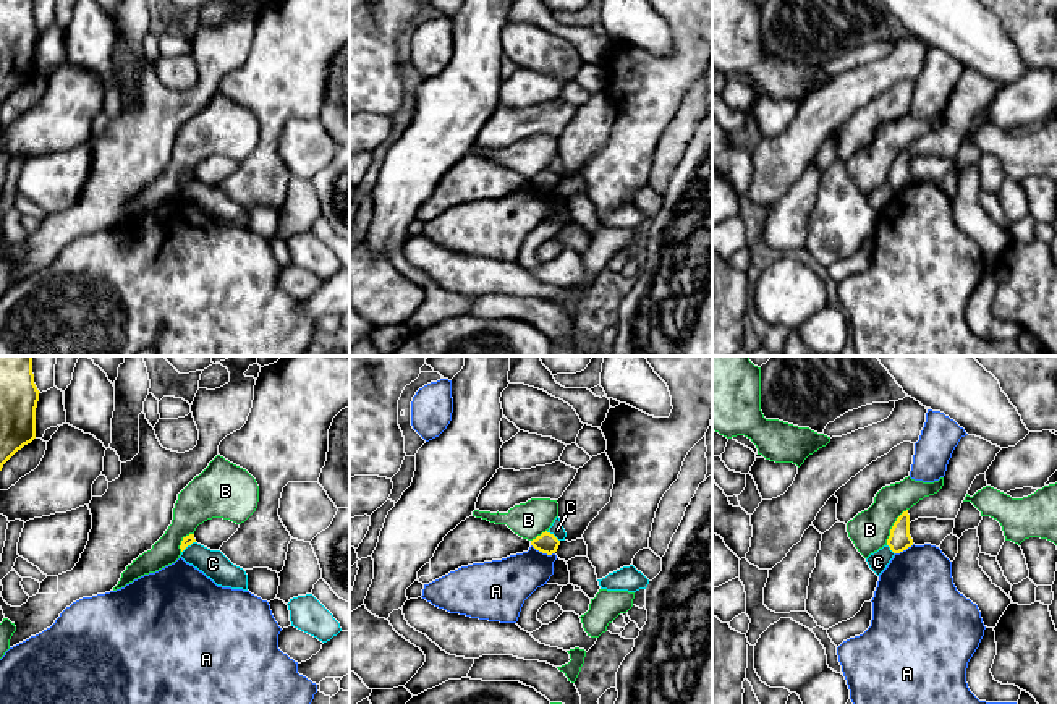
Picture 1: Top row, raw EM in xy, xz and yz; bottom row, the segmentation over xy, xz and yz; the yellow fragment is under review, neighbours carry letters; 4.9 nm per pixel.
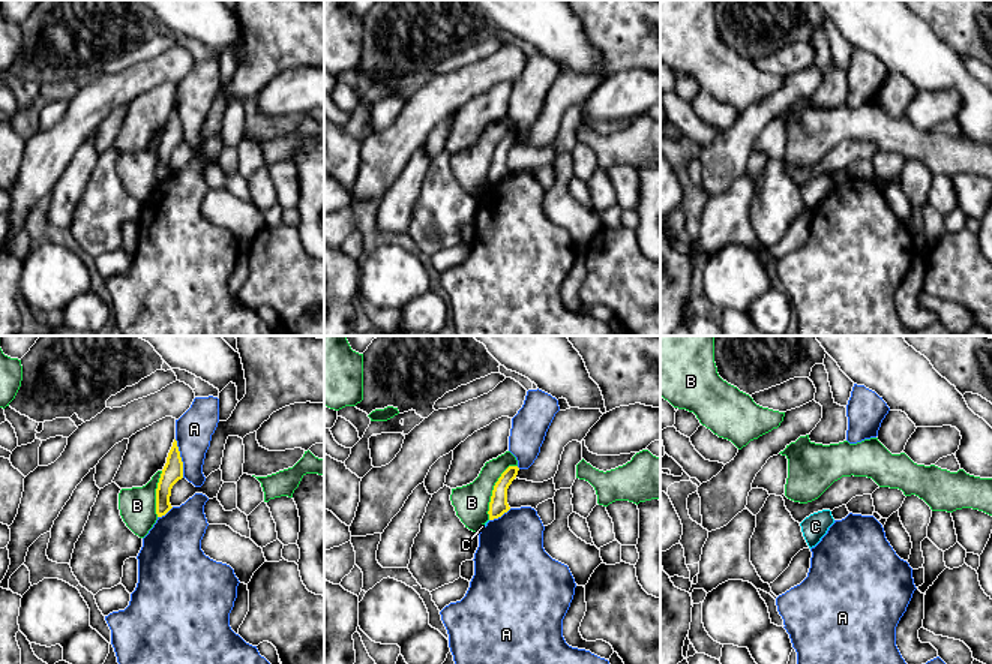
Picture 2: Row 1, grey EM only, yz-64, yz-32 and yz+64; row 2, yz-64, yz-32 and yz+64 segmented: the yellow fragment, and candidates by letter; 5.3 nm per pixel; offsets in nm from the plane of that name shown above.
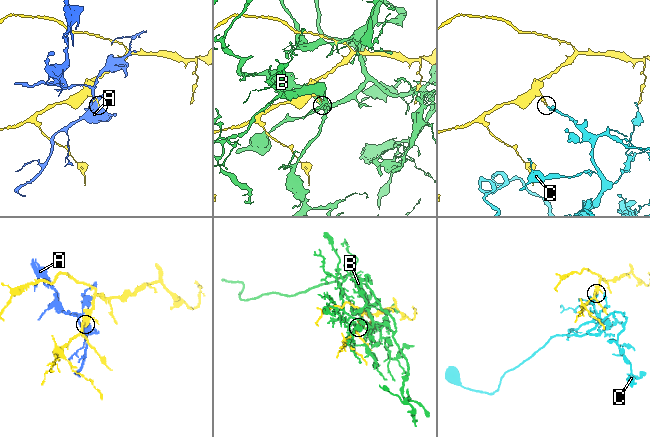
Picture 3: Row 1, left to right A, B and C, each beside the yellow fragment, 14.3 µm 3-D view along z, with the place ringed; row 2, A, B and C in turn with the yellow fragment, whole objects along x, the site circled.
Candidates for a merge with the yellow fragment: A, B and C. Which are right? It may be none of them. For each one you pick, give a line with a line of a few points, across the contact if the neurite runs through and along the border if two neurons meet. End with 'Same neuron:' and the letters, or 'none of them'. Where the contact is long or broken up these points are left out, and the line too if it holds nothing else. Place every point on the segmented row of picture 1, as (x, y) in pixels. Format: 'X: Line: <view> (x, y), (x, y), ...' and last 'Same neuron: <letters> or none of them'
Same neuron: none of them

